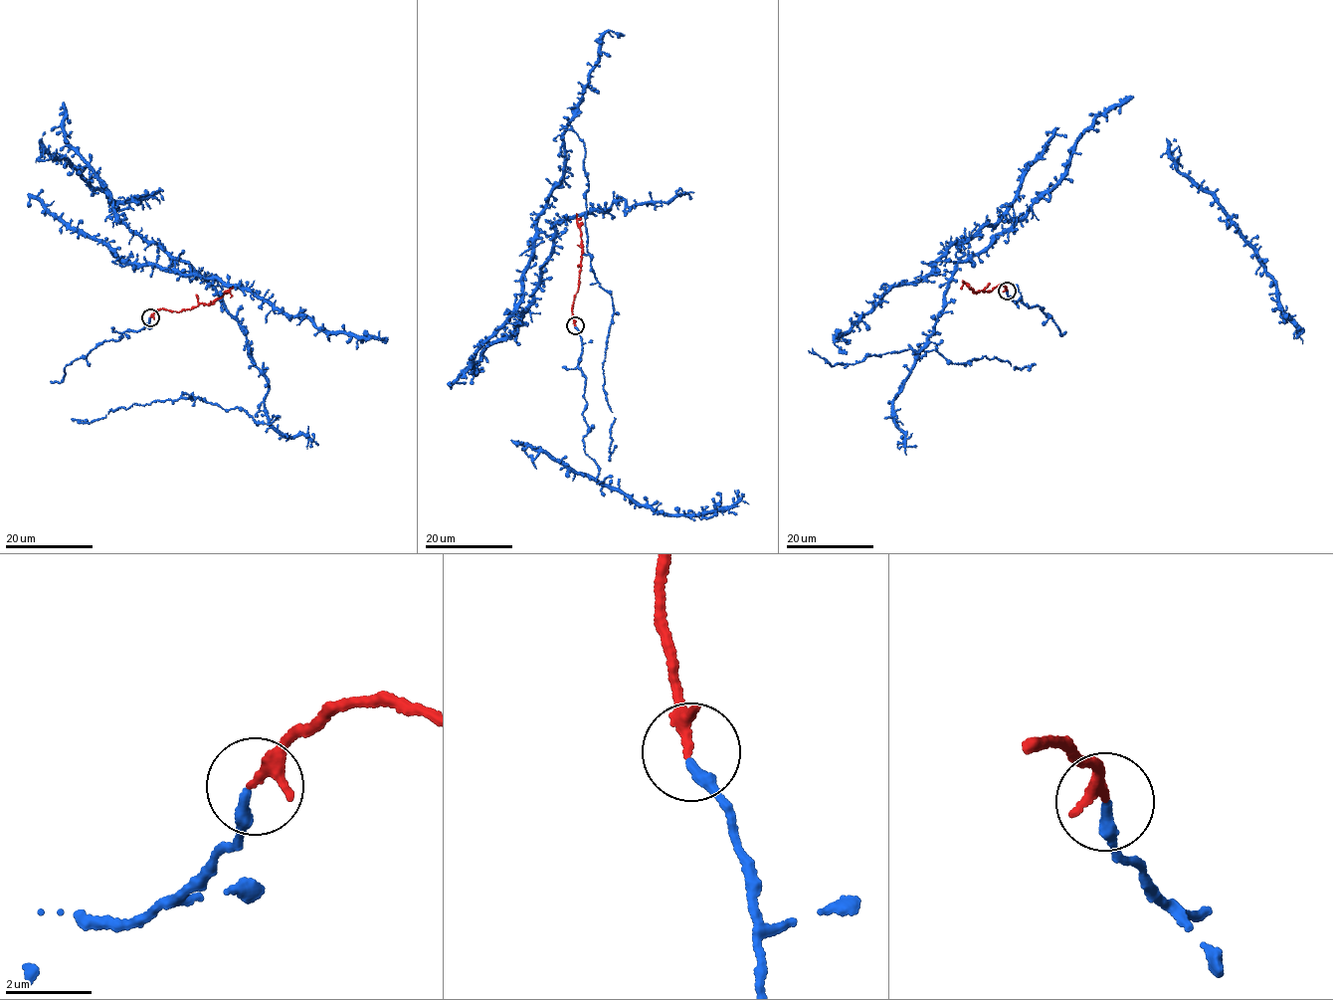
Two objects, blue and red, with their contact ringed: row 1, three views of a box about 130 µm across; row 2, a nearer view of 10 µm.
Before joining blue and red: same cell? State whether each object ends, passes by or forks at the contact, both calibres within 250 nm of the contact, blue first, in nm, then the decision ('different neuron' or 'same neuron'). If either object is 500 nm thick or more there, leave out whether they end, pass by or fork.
blue ends | red passes by | 280/170 nm | same neuron

